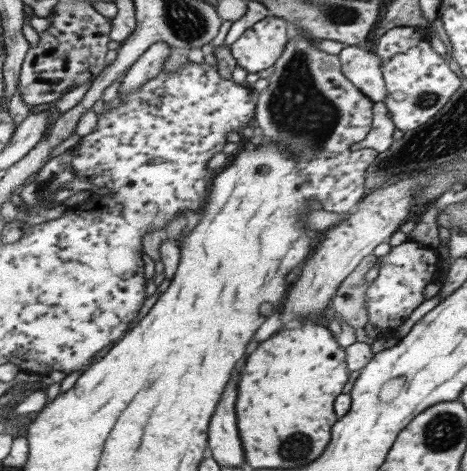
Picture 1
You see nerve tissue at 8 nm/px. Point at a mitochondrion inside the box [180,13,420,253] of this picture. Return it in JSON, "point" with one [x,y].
{"point":[298,110]}

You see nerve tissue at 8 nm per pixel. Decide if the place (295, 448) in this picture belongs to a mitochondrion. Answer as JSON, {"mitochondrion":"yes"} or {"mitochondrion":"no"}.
{"mitochondrion":"yes"}

